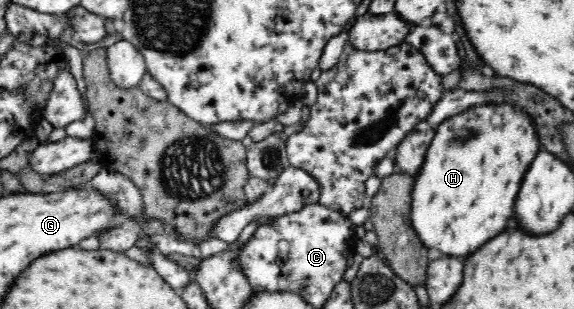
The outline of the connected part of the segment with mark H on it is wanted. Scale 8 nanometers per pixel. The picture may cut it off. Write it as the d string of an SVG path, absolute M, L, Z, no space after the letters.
M484 105L448 117L436 126L431 143L423 155L419 173L412 179L410 218L411 229L425 249L435 249L442 256L469 257L479 251L489 239L507 229L513 213L515 193L519 191L523 175L539 152L535 129L527 115L509 105Z

